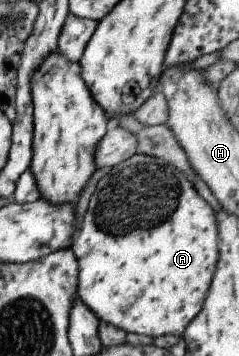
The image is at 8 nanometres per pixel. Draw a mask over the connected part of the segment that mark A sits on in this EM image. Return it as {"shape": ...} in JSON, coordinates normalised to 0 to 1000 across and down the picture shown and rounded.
{"shape":[[[565,430],[531,449],[502,455],[490,466],[464,469],[389,531],[372,567],[364,570],[351,607],[339,612],[335,635],[301,669],[297,688],[285,694],[314,719],[322,770],[322,834],[356,854],[414,902],[464,910],[527,938],[569,935],[615,947],[665,947],[678,941],[757,944],[778,913],[828,882],[841,868],[854,834],[862,831],[874,792],[883,789],[891,758],[912,725],[908,635],[900,626],[900,596],[828,548],[808,528],[808,517],[736,478],[640,438]]]}

